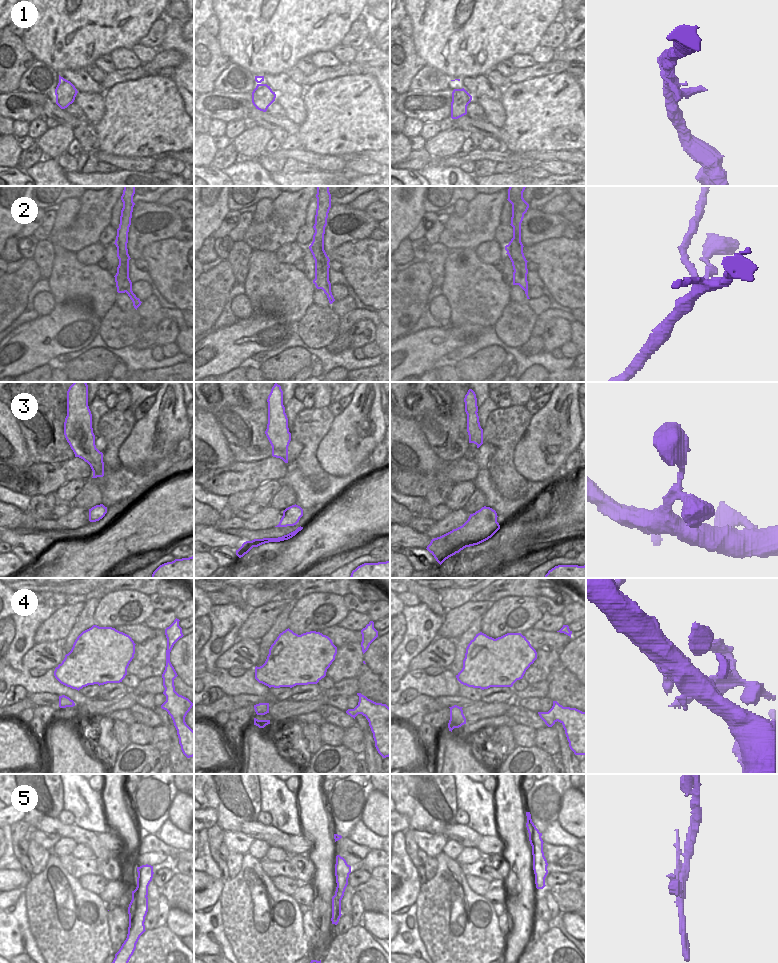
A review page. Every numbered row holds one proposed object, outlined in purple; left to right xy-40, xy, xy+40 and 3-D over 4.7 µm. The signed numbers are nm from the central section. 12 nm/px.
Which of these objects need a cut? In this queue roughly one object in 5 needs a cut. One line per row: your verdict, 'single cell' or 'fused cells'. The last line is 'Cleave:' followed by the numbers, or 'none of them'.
1: single cell
2: fused cells
3: single cell
4: single cell
5: fused cells
Cleave: 2, 5

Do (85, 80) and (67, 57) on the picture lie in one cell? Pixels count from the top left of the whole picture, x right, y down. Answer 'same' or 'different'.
different

